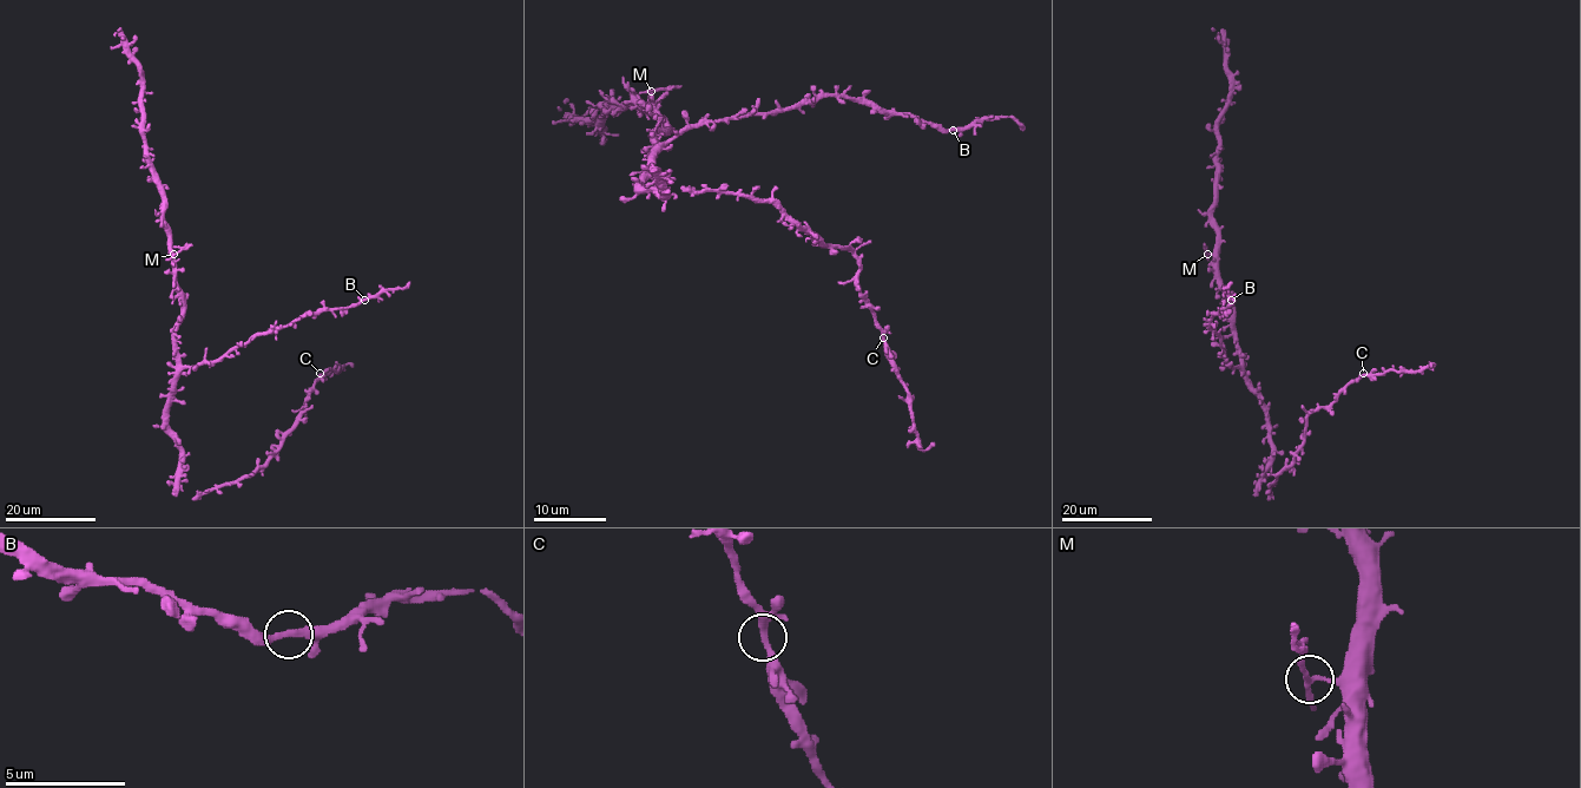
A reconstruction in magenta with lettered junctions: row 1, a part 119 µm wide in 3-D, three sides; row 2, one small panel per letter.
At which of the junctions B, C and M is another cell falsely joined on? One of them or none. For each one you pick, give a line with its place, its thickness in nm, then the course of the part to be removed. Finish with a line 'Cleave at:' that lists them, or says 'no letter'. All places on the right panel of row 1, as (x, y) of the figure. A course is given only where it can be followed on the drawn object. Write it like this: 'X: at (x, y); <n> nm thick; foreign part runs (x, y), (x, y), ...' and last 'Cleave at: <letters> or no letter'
M: at (1207, 254); 190 nm thick
Cleave at: M

